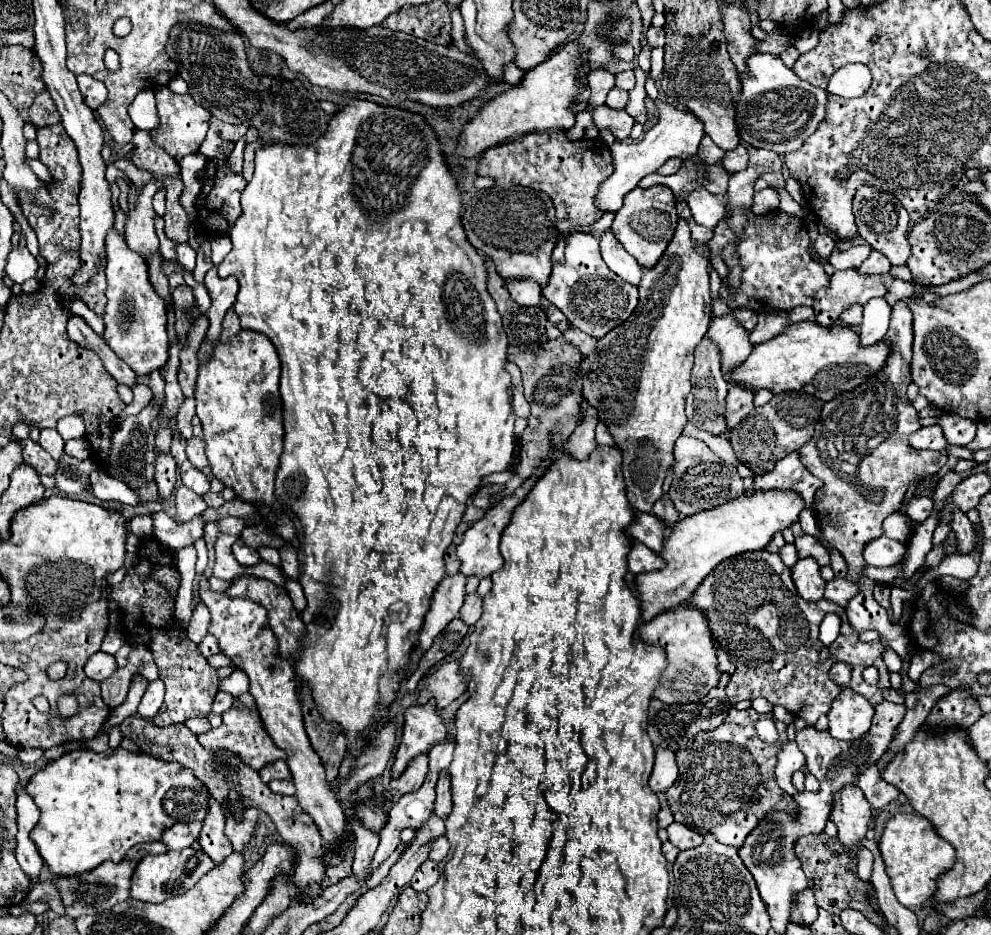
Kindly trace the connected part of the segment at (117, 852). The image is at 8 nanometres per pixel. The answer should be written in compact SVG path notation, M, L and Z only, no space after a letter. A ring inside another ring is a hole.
M121 747L105 755L97 755L85 749L69 751L57 761L51 761L39 773L35 773L25 789L41 811L41 819L31 831L31 839L37 845L43 861L47 863L53 875L79 875L95 869L103 861L119 863L133 845L159 841L163 831L177 823L173 819L173 813L189 815L189 821L203 821L209 799L207 787L179 763L163 761L147 753L131 753ZM169 789L171 789L171 815L165 809Z

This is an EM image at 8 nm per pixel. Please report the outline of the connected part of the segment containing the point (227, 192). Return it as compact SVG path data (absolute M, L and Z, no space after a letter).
M229 141L223 143L221 153L217 157L211 157L207 161L207 167L203 169L203 175L199 175L199 181L203 183L203 191L195 199L195 209L197 209L197 231L201 235L229 235L235 219L239 219L241 215L239 197L247 181L243 179L241 173L233 173L227 167L227 159L231 151L233 151L233 143Z

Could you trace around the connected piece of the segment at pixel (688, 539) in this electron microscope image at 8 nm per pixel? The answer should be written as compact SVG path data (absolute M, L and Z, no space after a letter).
M753 491L733 499L731 503L677 521L667 543L663 543L663 551L659 553L659 557L665 559L665 567L635 577L637 591L641 595L641 621L651 621L663 611L687 603L695 587L723 559L745 551L765 549L773 533L783 527L791 527L791 523L799 519L803 507L803 499L793 491Z

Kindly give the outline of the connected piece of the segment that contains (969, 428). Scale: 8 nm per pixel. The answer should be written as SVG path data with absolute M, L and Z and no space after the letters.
M941 413L937 425L943 429L943 435L949 445L969 445L975 437L975 423L971 419L959 417L955 413Z

